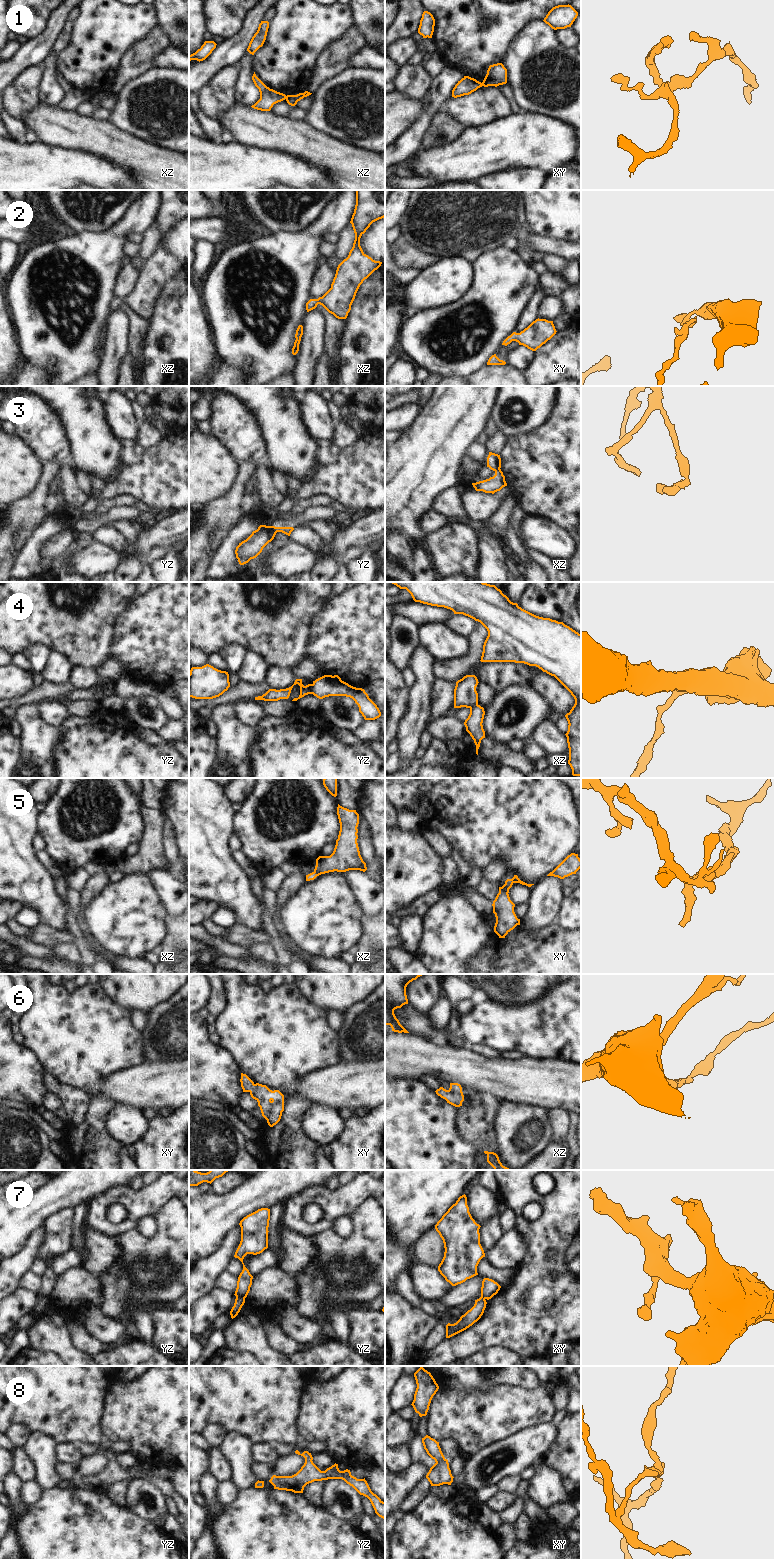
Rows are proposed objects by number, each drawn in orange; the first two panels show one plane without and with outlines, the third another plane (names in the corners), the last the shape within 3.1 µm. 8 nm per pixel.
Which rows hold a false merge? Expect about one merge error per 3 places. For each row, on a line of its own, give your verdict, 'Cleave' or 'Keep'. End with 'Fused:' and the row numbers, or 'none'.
1: Cleave
2: Keep
3: Cleave
4: Cleave
5: Cleave
6: Keep
7: Cleave
8: Keep
Fused: 1, 3, 4, 5, 7.

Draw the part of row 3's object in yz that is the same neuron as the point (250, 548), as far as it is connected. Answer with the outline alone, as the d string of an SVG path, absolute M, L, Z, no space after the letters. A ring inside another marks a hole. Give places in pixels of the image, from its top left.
M260 525L257 530L236 547L235 554L240 565L256 558L263 548L271 542L276 535L272 526Z

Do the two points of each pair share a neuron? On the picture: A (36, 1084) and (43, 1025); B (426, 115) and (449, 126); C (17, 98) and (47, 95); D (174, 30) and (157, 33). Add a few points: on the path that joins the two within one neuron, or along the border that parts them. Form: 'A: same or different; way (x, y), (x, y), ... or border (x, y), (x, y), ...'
A: different; border (24, 1045), (35, 1056), (45, 1072)
B: different; border (439, 110), (433, 116), (421, 138)
C: different; border (42, 73), (38, 88), (39, 101)
D: different; border (157, 25), (168, 38), (170, 45)

